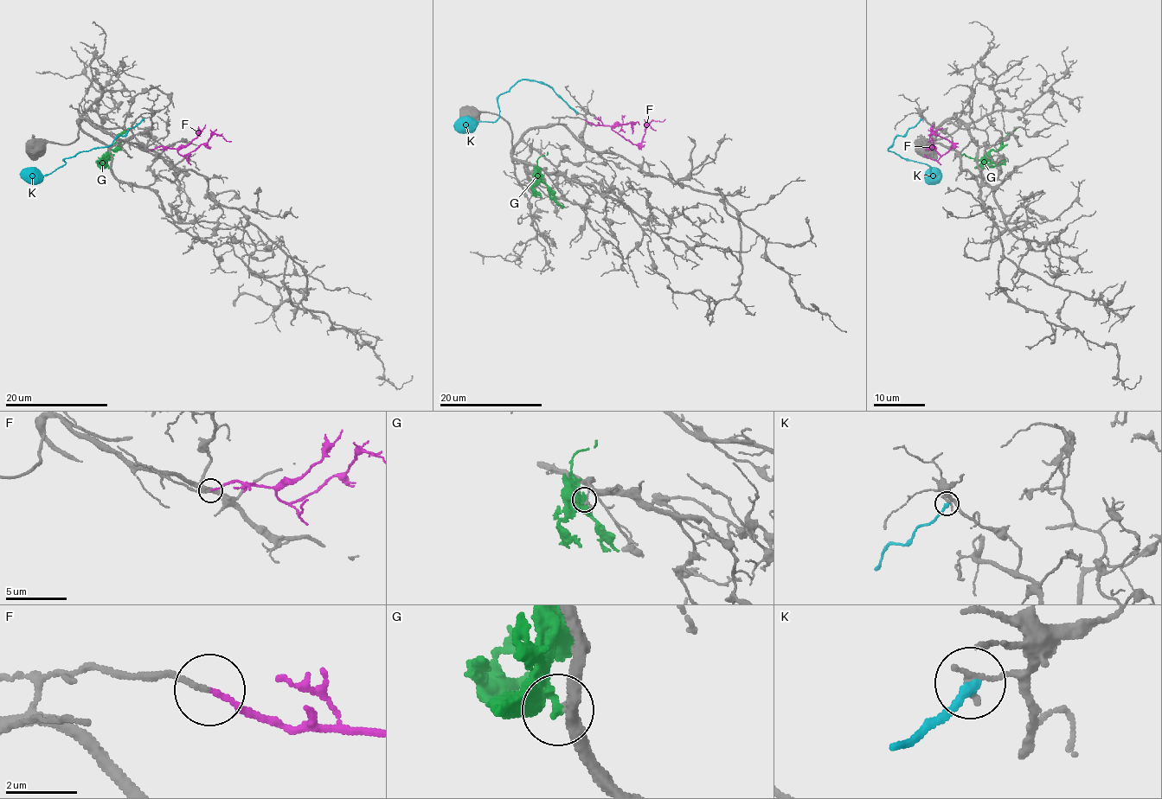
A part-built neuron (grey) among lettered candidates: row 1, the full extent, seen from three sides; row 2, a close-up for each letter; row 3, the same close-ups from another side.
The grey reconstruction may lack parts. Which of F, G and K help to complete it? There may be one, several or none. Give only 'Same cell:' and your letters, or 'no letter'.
Same cell: F

